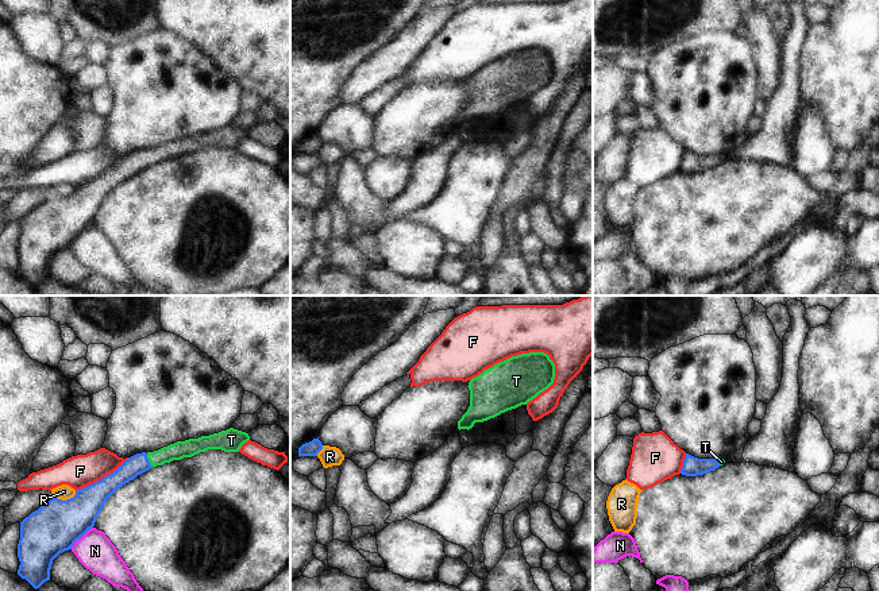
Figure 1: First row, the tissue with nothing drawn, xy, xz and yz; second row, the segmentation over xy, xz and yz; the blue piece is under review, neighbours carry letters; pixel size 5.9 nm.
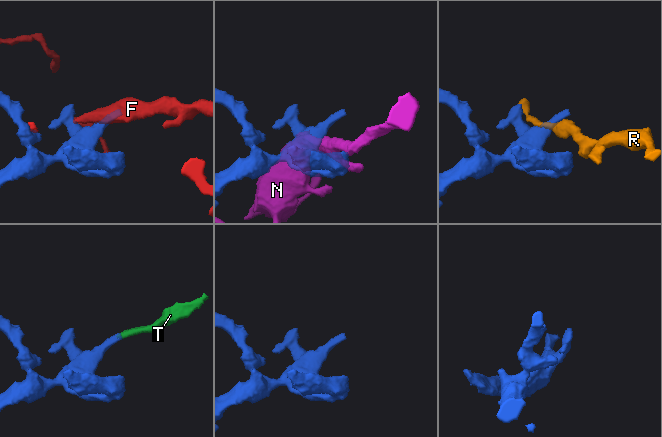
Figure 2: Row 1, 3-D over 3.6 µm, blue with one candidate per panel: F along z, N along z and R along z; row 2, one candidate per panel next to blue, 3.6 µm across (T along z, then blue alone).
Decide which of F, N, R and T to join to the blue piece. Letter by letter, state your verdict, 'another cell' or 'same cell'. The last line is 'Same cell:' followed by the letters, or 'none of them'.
F: another cell
N: another cell
R: another cell
T: same cell
Same cell: T

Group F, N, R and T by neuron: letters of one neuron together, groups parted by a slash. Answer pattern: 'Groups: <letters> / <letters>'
Groups: F / N / R / T.

